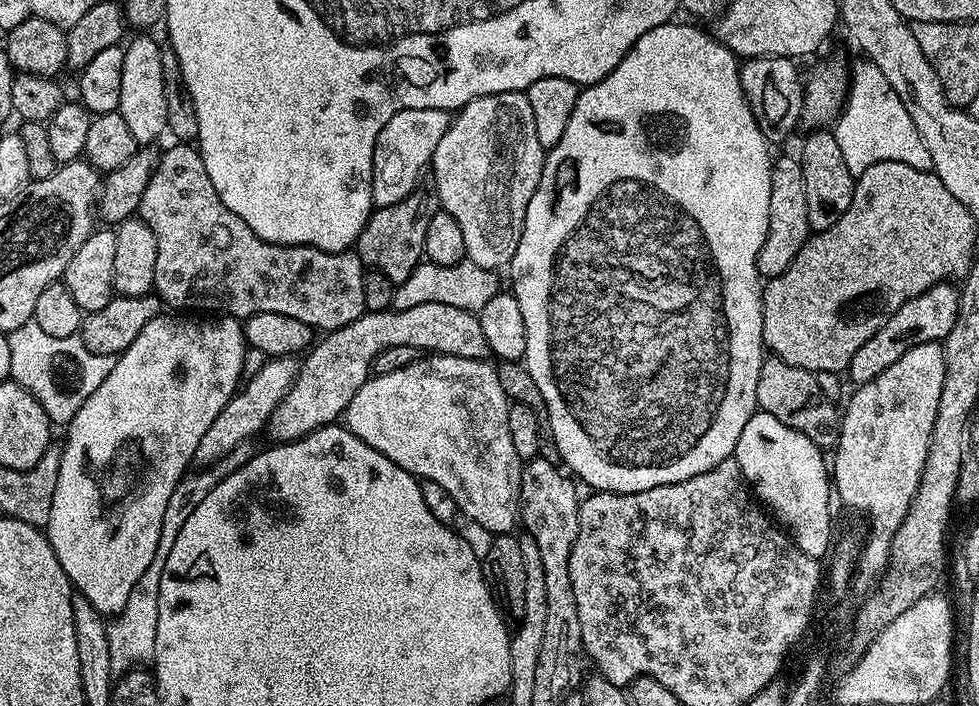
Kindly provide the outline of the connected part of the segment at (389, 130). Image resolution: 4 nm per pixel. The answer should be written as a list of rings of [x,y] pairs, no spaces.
[[[427,108],[426,110],[402,110],[394,114],[382,126],[374,146],[372,159],[372,203],[376,208],[394,206],[394,202],[402,202],[411,192],[417,191],[420,171],[427,169],[432,162],[434,150],[438,150],[438,142],[442,142],[442,134],[446,134],[450,116],[443,108]]]

